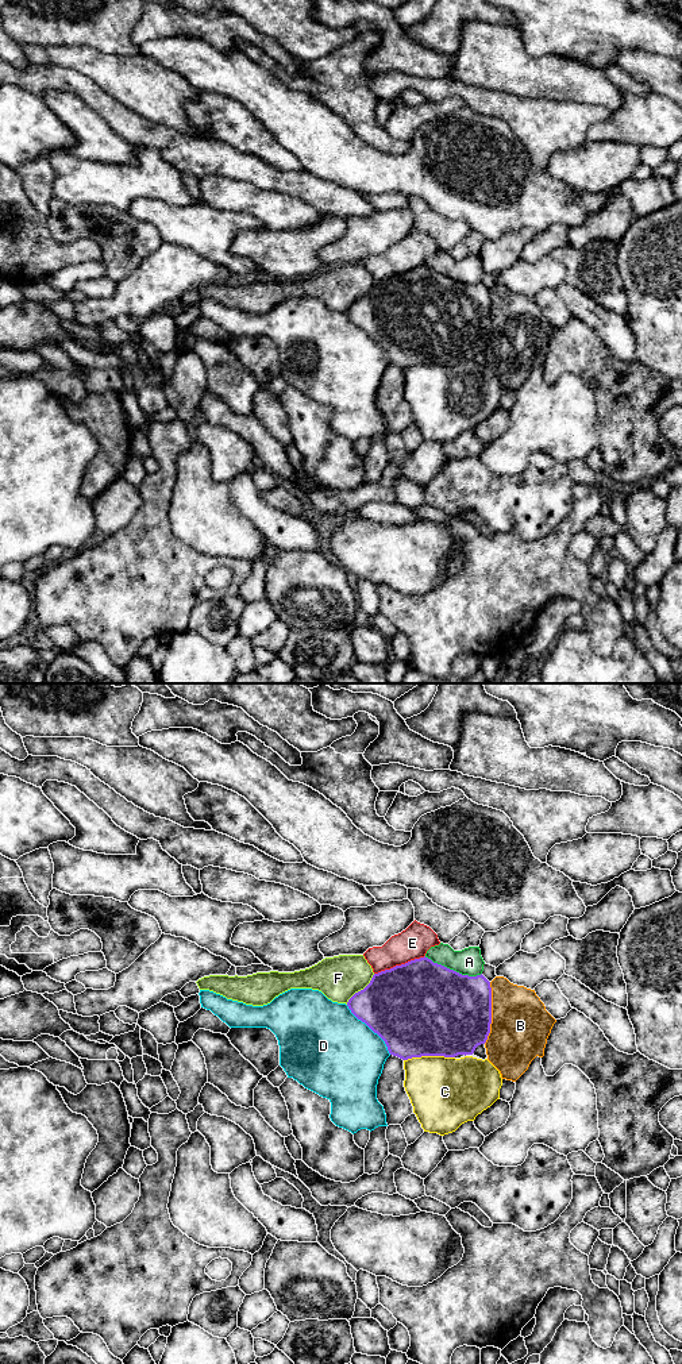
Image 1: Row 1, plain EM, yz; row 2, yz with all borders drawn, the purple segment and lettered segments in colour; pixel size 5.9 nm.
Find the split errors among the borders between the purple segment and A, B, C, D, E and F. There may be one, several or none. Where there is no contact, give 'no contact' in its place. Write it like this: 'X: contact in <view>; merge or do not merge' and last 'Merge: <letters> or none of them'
A: contact in yz; do not merge
B: contact in yz; do not merge
C: contact in yz; do not merge
D: contact in yz; do not merge
E: contact in yz; do not merge
F: contact in yz; do not merge
Merge: none of them

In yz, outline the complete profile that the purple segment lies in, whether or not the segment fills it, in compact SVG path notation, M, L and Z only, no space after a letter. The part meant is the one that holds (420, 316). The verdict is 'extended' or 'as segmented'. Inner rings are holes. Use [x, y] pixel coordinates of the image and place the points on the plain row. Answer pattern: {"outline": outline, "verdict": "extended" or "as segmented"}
{"outline": "M424 265L374 282L370 292L348 308L347 315L358 328L385 350L390 363L402 369L421 365L466 365L485 352L490 342L492 296L482 282L462 284Z", "verdict": "as segmented"}

